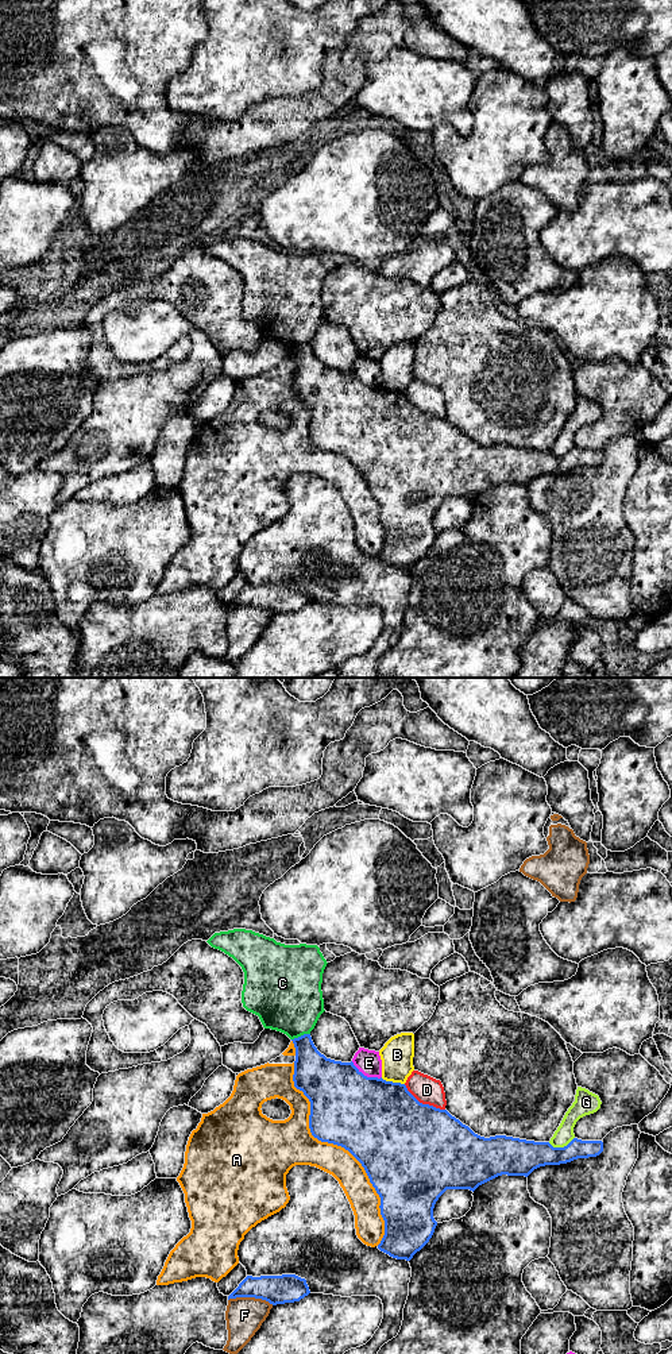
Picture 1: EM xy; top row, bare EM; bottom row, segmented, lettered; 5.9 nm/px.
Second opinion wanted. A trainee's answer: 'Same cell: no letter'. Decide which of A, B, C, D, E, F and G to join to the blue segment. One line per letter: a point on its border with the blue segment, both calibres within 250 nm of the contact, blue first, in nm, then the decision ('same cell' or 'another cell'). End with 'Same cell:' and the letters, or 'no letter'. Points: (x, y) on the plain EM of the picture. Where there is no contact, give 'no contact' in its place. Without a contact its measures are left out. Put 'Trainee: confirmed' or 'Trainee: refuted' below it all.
A: contact xy (340, 454); calibres 480 and 220 nm; another cell
B: contact xy (392, 390); calibres 500 and 190 nm; another cell
C: contact xy (301, 344); calibres 240 and 420 nm; another cell
D: contact xy (424, 413); calibres 500 and 160 nm; another cell
E: contact xy (366, 385); calibres 480 and 150 nm; another cell
F: contact xy (251, 605); calibres 180 and 220 nm; another cell
G: contact xy (560, 456); calibres 220 and 110 nm; another cell
Same cell: no letter
Trainee: confirmed

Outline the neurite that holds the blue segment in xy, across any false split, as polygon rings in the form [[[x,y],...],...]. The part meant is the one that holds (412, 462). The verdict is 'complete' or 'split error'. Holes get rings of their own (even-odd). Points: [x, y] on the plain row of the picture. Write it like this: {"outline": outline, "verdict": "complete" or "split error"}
{"outline": [[[310,343],[291,350],[296,356],[293,390],[294,396],[302,400],[310,410],[310,441],[321,451],[344,456],[364,477],[370,491],[381,506],[379,517],[385,529],[385,544],[378,558],[393,567],[410,570],[429,551],[437,535],[433,517],[447,498],[474,501],[479,494],[502,483],[528,486],[540,475],[596,466],[603,460],[602,450],[573,447],[564,456],[553,456],[549,451],[534,451],[506,444],[480,445],[447,418],[420,412],[405,393],[386,390],[382,386],[367,386],[352,370],[341,371],[327,367],[317,359]]], "verdict": "complete"}

